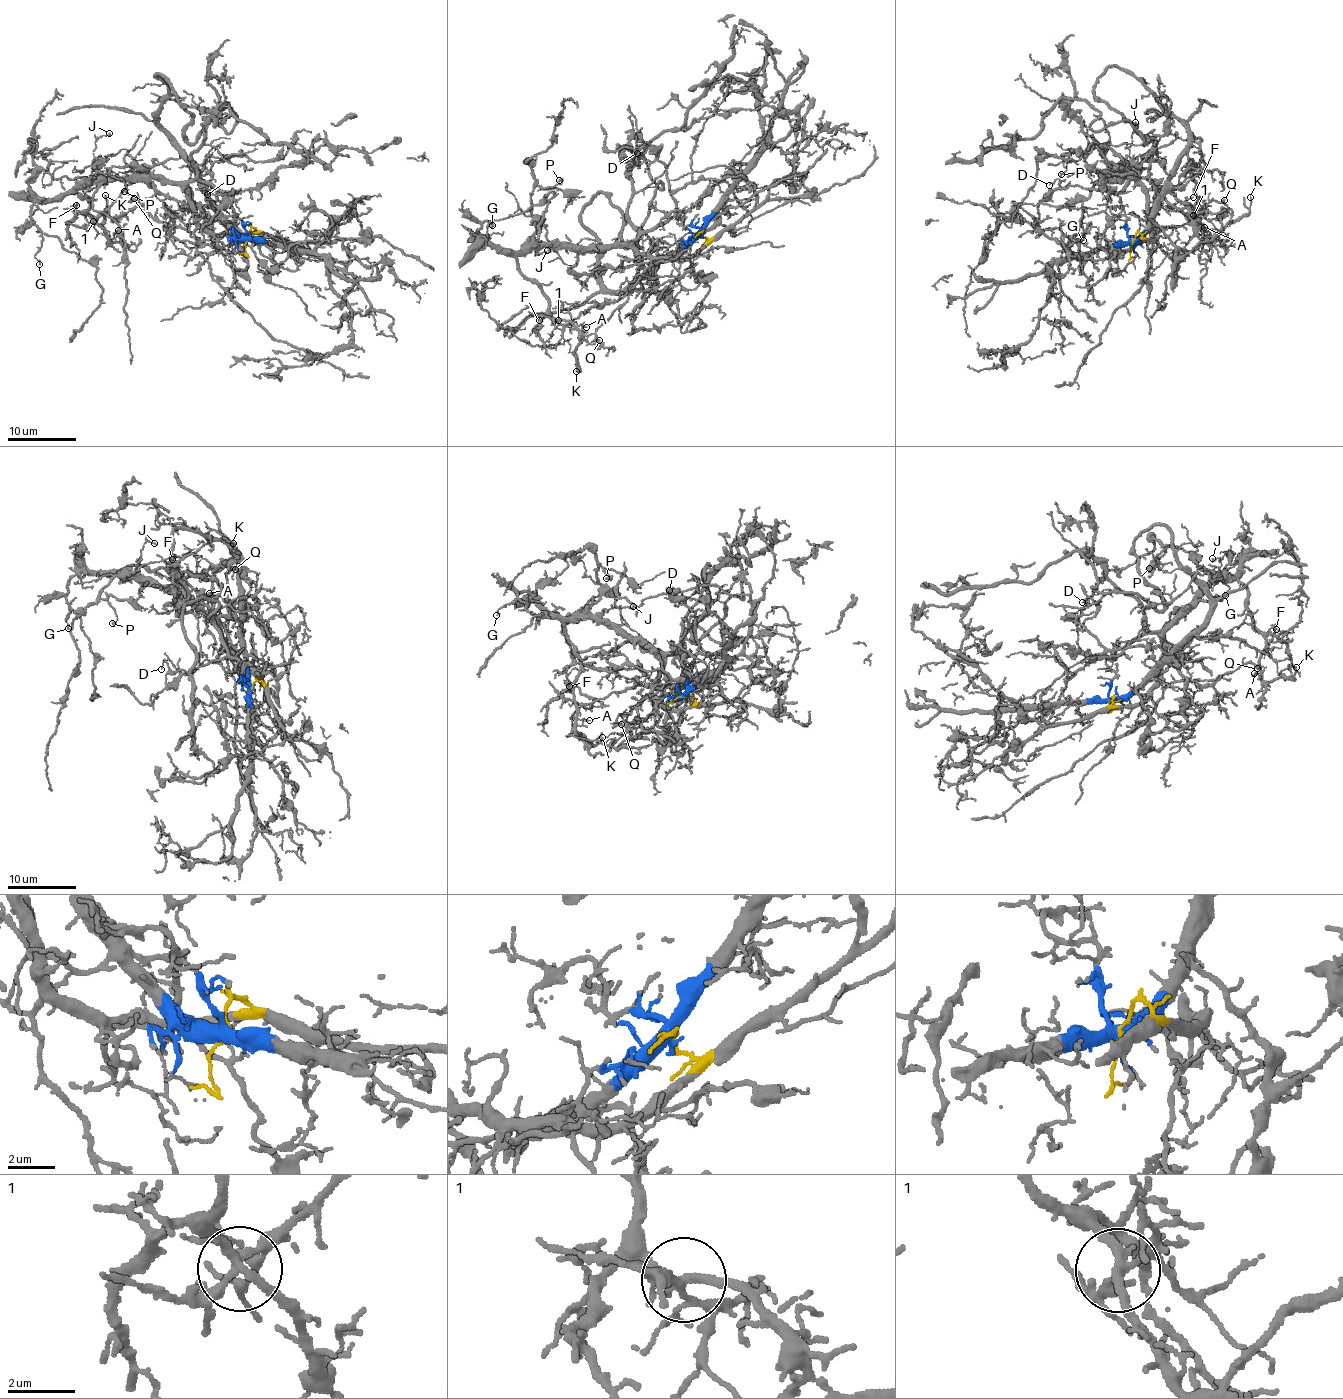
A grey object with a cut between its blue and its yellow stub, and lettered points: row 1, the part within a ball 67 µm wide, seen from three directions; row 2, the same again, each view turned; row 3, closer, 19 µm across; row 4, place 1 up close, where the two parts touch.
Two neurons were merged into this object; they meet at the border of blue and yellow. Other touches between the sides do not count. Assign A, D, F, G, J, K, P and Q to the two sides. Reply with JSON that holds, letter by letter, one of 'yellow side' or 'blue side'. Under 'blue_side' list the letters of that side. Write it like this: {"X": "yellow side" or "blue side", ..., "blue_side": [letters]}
{"A": "yellow side", "D": "yellow side", "F": "yellow side", "G": "yellow side", "J": "yellow side", "K": "yellow side", "P": "yellow side", "Q": "yellow side", "blue_side": []}

